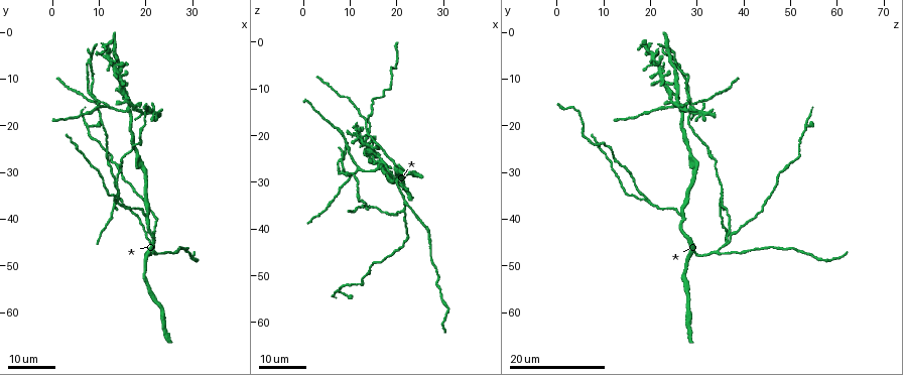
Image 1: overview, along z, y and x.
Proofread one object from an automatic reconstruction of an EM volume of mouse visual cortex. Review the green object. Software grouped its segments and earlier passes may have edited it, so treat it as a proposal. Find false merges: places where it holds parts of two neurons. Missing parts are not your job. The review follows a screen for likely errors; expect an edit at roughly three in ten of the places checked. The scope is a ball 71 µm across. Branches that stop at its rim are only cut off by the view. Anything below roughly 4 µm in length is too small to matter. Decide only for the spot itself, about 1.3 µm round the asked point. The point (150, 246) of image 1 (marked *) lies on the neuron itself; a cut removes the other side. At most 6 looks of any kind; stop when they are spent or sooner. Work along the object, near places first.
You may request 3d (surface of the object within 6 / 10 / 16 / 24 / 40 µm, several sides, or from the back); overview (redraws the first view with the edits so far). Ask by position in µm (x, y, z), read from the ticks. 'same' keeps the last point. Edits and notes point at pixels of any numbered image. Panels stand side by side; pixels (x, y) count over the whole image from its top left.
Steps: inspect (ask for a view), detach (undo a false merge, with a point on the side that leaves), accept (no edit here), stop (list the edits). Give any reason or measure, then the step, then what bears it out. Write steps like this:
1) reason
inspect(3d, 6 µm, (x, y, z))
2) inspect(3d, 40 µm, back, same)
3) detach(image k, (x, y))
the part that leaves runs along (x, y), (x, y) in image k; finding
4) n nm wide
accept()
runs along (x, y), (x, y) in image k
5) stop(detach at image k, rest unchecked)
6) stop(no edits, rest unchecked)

a fork
inspect(3d, 16 µm, (21.0, 45.5, 36.0))

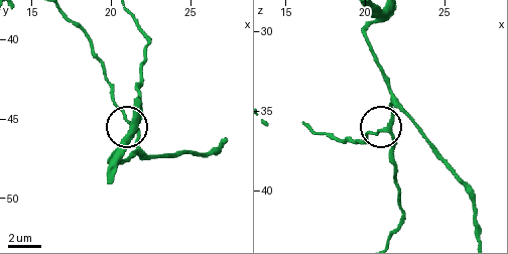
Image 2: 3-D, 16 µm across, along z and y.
closer look
inspect(3d, 10 µm, same)

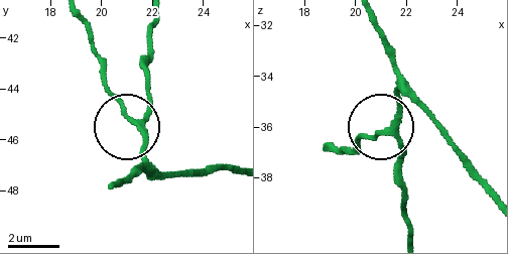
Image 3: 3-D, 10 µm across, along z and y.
3 arms
accept()
runs along (111, 183), (146, 149), (135, 123), (146, 106), (146, 62) in image 3; one neuron here

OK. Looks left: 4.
inspect(3d, 24 µm, (20.5, 47.0, 29.5))

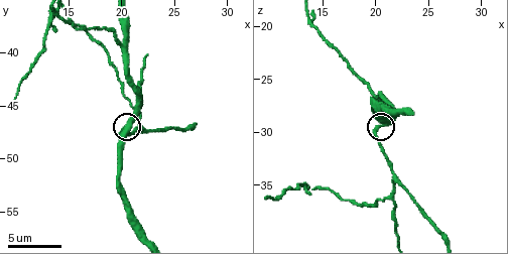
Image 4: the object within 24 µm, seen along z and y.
inspect(3d, 6 µm, same)

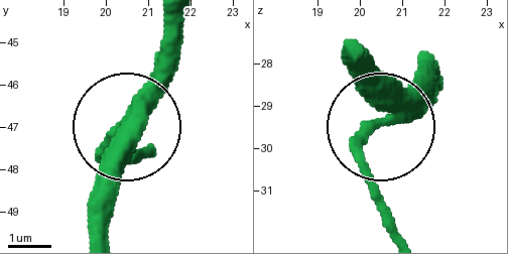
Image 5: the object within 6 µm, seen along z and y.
accept()
runs along (401, 108), (372, 119), (369, 57) in image 5; continuous, no second neuron

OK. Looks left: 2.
looks like a crossing
inspect(3d, 16 µm, (15.5, 17.0, 27.0))

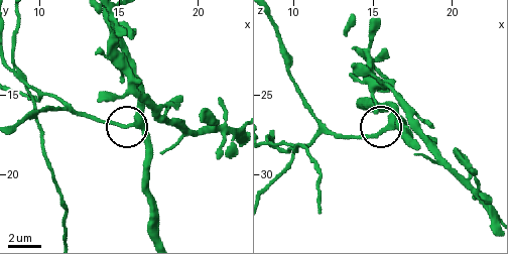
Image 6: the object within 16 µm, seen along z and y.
zoom in
inspect(3d, 6 µm, same)

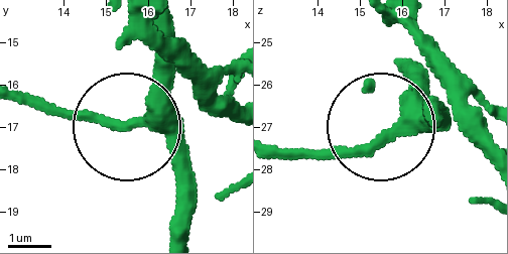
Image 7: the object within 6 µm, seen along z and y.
310 nm wide
accept()
continuous, no second neuron

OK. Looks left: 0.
stop(no edits, rest unchecked)

